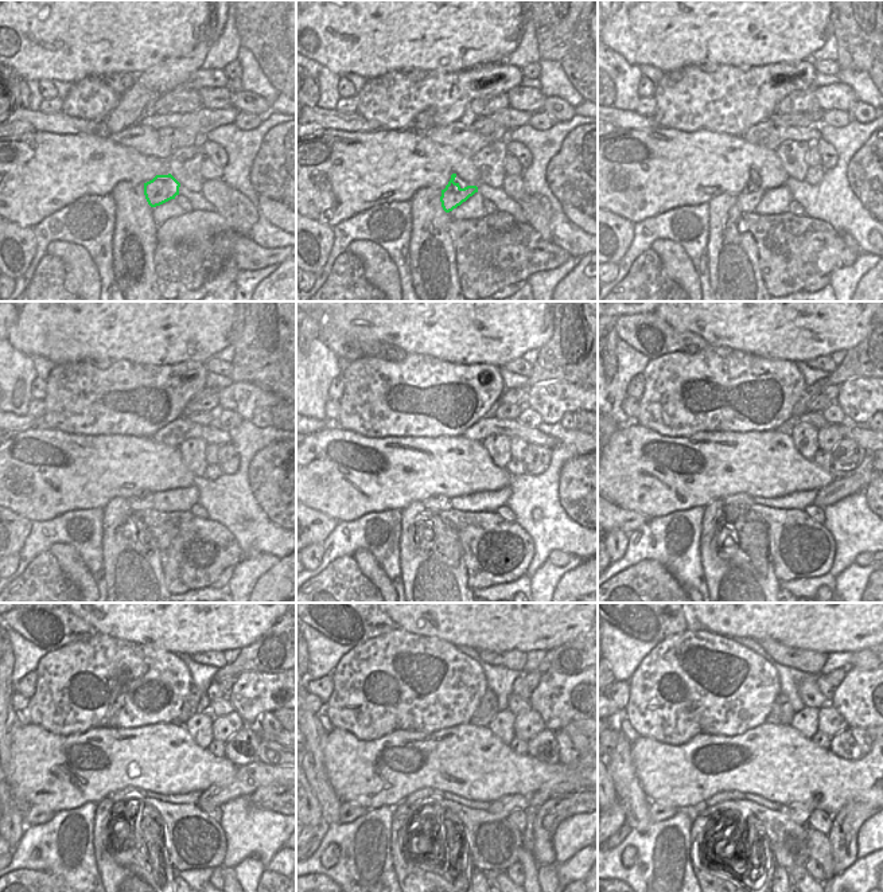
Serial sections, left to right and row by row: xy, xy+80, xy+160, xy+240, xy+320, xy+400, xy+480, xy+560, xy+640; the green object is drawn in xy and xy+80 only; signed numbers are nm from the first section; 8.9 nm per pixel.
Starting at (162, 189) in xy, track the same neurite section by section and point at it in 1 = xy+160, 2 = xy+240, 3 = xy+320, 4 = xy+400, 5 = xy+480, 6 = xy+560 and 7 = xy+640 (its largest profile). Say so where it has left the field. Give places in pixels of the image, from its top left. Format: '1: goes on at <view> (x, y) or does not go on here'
1: goes on at xy+160 (747, 202)
2: goes on at xy+240 (144, 502)
3: goes on at xy+320 (435, 503)
4: goes on at xy+400 (745, 501)
5: goes on at xy+480 (131, 793)
6: goes on at xy+560 (417, 795)
7: goes on at xy+640 (731, 794)

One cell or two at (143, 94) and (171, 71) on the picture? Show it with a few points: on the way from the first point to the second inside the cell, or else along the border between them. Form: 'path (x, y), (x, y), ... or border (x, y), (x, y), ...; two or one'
path (150, 88), (164, 77); one

